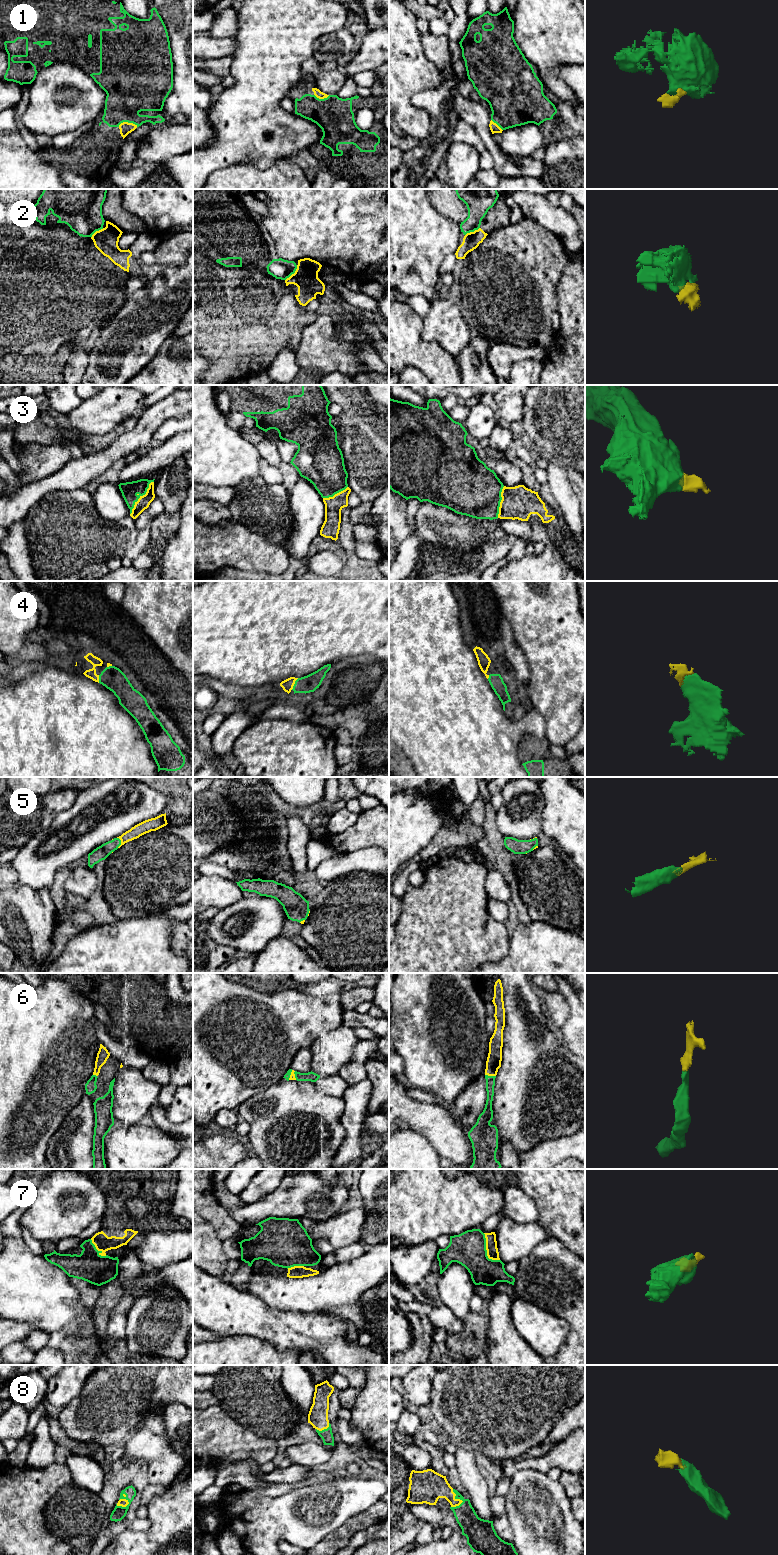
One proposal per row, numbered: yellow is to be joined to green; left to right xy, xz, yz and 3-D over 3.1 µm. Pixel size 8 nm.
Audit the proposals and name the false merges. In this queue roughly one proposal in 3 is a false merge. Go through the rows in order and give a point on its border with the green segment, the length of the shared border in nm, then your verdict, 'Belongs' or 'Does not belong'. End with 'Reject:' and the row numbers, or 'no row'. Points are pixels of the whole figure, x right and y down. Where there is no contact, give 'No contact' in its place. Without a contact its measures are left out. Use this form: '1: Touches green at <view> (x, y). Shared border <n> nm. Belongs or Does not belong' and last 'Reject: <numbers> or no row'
1: Touches green at xy (127, 121). Shared border 160 nm. Belongs
2: Touches green at xz (293, 273). Shared border 160 nm. Does not belong
3: Touches green at xy (139, 497). Shared border 320 nm. Belongs
4: Touches green at xz (294, 684). Shared border 110 nm. Belongs
5: Touches green at xy (120, 842). Shared border 90 nm. Belongs
6: Touches green at yz (490, 1076). Shared border 90 nm. Belongs
7: Touches green at yz (486, 1251). Shared border 260 nm. Belongs
8: Touches green at xy (128, 1504). Shared border 130 nm. Belongs
Reject: 2

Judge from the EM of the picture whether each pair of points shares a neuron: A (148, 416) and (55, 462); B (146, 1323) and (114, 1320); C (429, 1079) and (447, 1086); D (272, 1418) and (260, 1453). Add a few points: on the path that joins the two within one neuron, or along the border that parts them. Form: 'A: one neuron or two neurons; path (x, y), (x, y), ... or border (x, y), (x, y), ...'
A: two neurons; border (72, 458), (54, 473)
B: two neurons; border (127, 1315), (124, 1339)
C: one neuron; path (433, 1079), (440, 1079), (443, 1082)
D: two neurons; border (245, 1426), (259, 1436), (269, 1437), (276, 1441)

